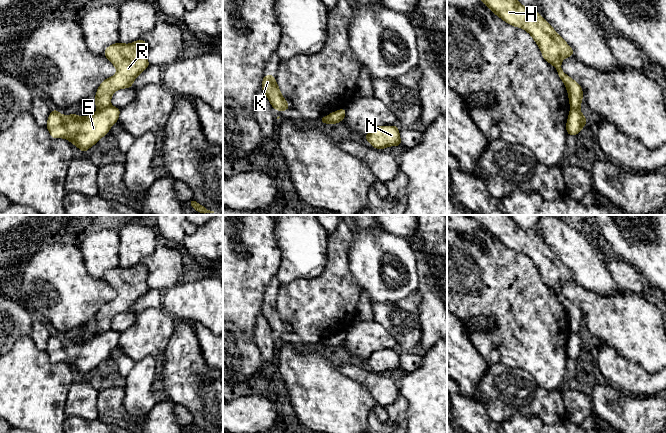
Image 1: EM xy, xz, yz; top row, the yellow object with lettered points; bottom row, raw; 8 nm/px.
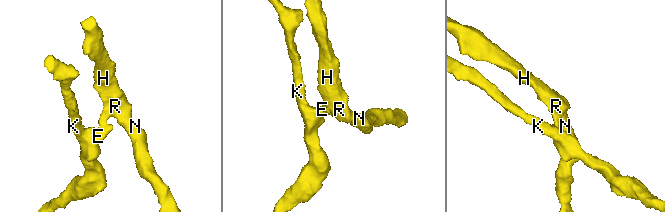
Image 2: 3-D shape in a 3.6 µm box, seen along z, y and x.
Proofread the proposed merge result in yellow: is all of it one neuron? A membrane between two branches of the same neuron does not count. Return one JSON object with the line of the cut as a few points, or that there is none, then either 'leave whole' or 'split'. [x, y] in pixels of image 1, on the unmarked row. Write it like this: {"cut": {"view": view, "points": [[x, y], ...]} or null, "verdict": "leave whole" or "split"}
{"cut": {"view": "xy", "points": [[109, 328], [99, 334]]}, "verdict": "split"}

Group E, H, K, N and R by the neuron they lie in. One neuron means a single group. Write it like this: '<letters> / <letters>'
E K / H N R

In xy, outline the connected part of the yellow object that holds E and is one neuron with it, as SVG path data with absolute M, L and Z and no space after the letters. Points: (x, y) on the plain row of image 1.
M109 329L87 341L79 341L76 337L61 339L53 333L46 351L52 362L65 362L85 377L109 356L112 349L117 347L120 334Z

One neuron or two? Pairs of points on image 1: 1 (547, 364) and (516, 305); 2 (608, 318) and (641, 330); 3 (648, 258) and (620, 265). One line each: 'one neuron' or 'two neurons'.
1: one neuron
2: one neuron
3: two neurons

